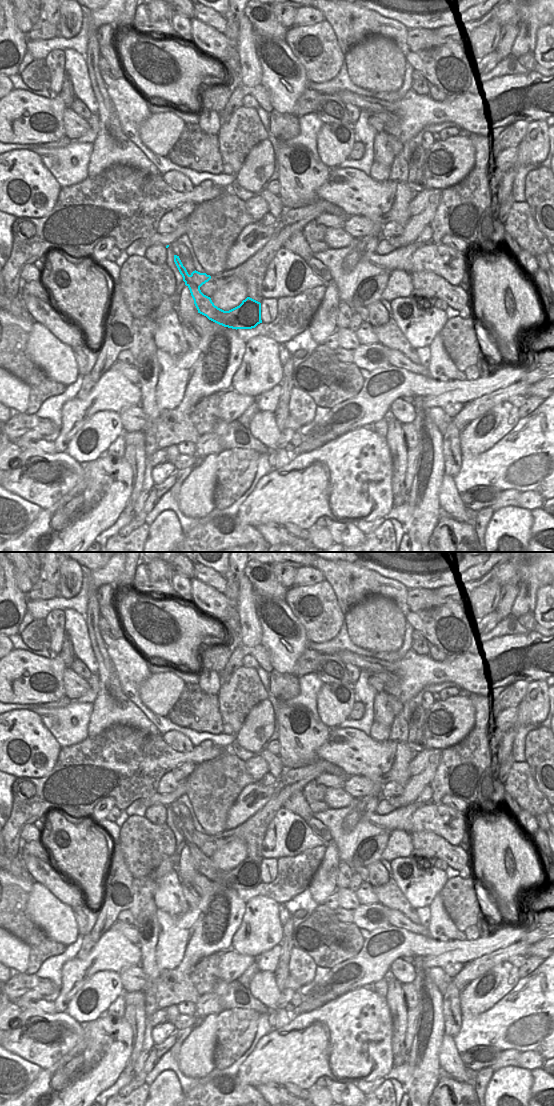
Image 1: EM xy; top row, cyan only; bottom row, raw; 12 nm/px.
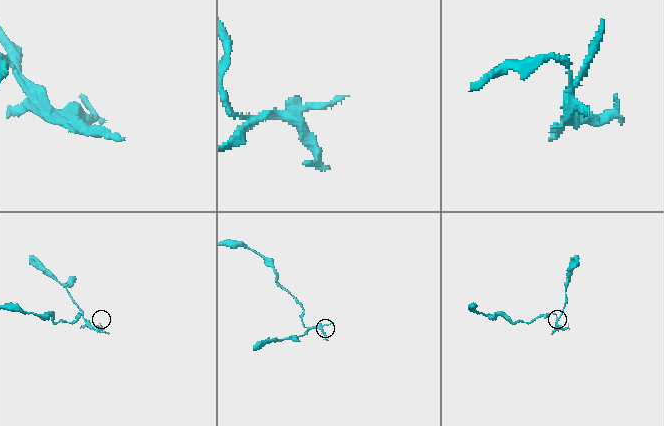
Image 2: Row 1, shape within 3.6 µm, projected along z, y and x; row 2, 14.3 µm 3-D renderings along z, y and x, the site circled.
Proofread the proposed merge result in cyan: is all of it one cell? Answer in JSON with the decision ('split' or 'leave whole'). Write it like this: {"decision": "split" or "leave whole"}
{"decision": "split"}

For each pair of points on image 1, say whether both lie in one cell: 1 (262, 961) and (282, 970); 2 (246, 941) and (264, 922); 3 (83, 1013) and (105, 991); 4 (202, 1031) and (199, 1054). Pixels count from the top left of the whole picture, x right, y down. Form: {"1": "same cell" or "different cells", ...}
{"1": "different cells", "2": "same cell", "3": "same cell", "4": "same cell"}

